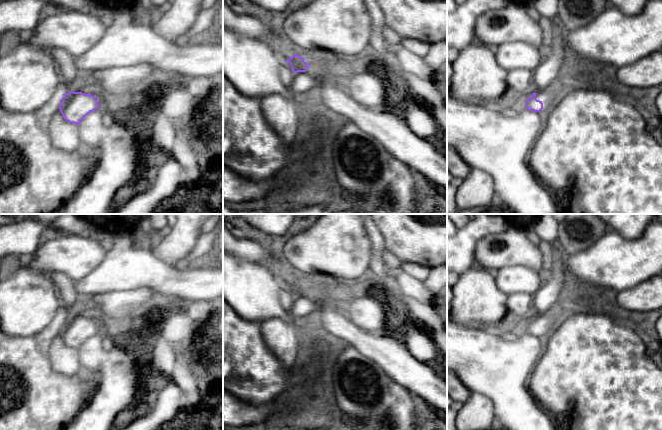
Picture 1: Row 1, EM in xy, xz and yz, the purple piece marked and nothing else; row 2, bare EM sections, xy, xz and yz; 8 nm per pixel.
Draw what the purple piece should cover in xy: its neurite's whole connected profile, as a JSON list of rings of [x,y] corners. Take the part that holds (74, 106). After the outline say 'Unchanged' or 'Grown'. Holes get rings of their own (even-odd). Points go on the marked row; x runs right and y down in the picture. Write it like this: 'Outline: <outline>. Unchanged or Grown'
Outline: [[[69,91],[64,94],[58,107],[67,122],[78,125],[90,112],[99,108],[99,103],[94,95]]]. Unchanged

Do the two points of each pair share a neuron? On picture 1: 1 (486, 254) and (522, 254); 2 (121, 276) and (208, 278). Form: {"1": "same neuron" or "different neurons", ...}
{"1": "same neuron", "2": "same neuron"}

